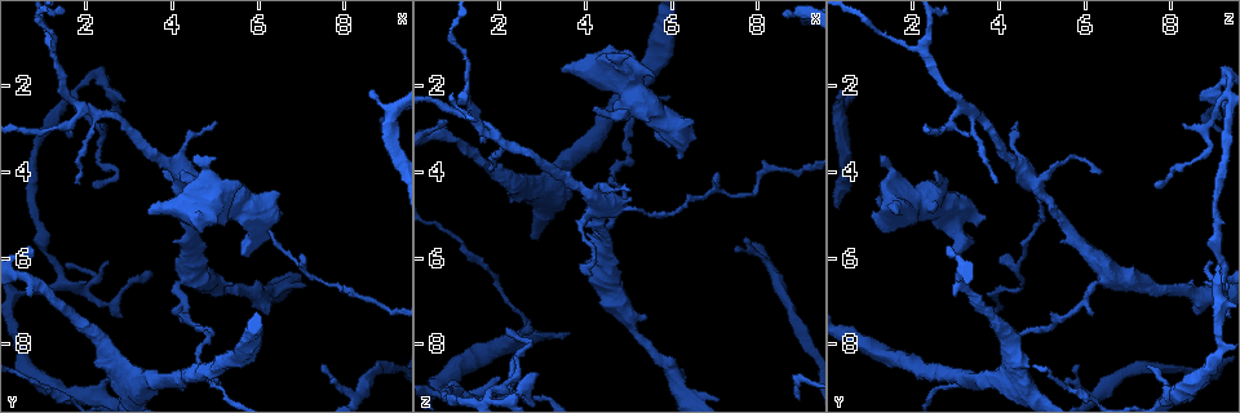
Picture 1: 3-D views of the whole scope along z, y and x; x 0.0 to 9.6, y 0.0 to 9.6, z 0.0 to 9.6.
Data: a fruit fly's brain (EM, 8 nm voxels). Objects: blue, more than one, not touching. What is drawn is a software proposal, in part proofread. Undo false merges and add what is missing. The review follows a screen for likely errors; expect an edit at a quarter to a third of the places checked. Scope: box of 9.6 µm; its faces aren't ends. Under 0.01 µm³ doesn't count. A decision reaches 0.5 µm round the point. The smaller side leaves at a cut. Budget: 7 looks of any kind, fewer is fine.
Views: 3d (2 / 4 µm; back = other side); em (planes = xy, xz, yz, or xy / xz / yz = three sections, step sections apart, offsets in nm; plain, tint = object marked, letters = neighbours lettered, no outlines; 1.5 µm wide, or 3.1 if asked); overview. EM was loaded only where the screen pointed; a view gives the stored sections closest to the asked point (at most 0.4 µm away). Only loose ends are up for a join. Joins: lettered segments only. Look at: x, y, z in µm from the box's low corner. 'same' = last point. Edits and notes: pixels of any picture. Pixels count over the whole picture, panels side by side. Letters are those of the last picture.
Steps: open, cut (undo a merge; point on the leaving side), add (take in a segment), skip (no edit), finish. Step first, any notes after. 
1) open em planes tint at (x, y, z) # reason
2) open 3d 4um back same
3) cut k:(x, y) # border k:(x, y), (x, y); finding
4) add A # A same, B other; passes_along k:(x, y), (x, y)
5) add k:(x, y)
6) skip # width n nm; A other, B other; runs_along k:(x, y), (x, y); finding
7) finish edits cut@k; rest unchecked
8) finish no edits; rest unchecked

open 3d 2um at (3.35, 5.00, 1.70) # an open end

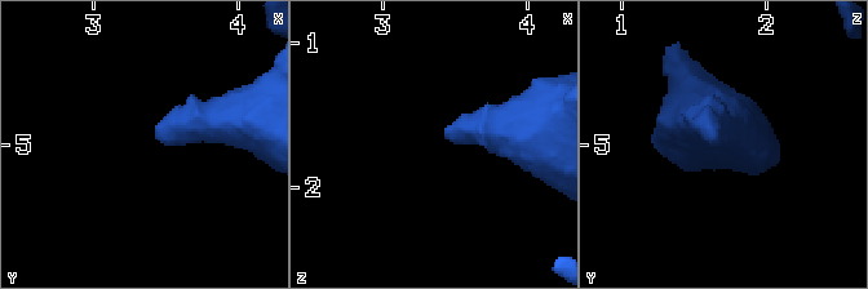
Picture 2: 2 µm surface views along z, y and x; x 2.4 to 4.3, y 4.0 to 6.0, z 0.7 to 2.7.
open em yz step 4 letters at (3.42, 4.98, 1.66) # need the tissue

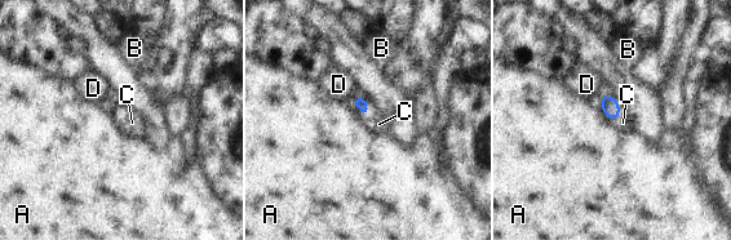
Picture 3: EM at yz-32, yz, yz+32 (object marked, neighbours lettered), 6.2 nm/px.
open em planes letters same # cut it another way

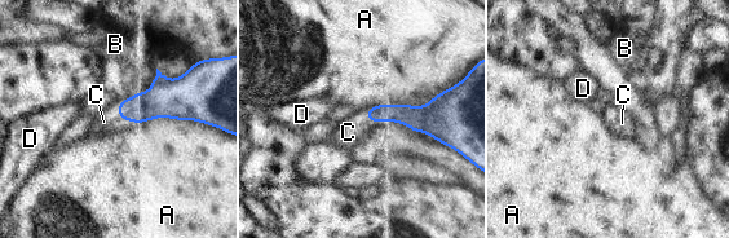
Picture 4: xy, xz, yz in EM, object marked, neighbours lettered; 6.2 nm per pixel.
add C # A other, B other, C same, D other; passes_along 4:(157, 102), (119, 115), (104, 122); it goes on there

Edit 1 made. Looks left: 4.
open overview

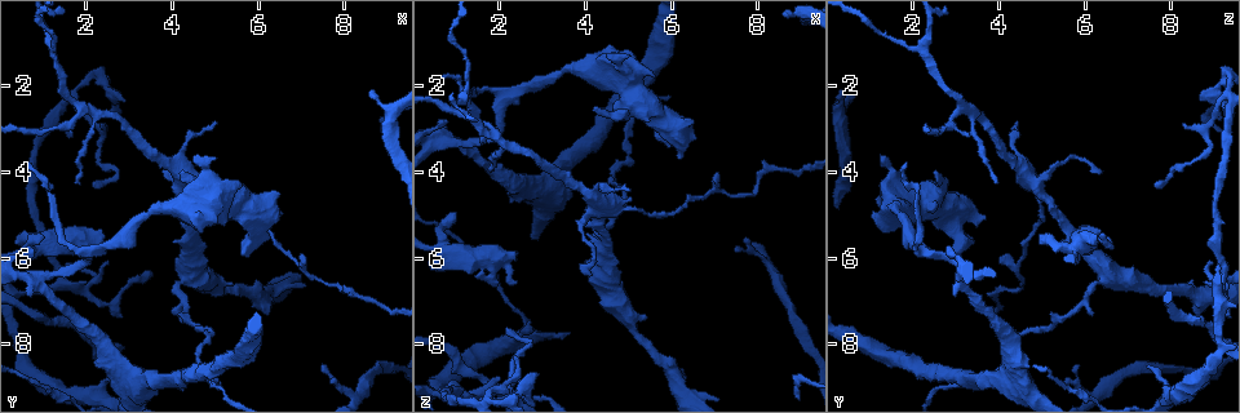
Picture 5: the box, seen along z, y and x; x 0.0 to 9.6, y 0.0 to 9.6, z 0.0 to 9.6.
open em xy step 4 tint at (2.70, 8.55, 7.40) # tapers out

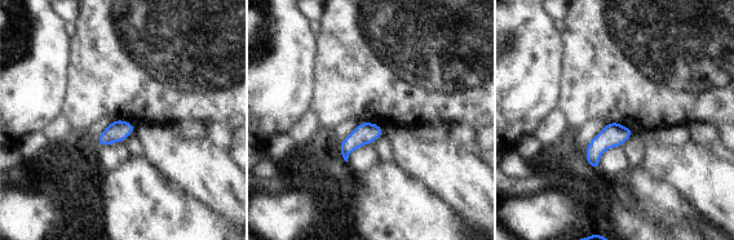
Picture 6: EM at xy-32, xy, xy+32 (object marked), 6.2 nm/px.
open em planes letters same # another direction

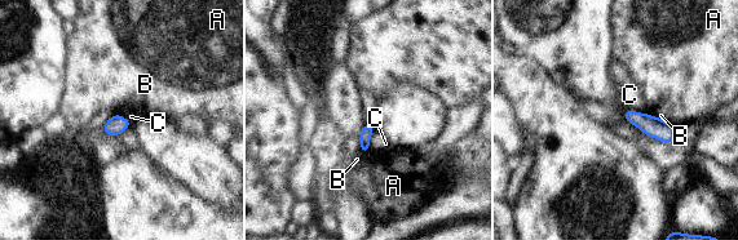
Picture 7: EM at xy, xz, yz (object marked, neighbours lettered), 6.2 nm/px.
skip # width 80 nm; A other, B other, C other; border 7:(375, 130), (370, 138), (370, 150); none of them fits

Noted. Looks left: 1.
finish edits add@4; rest unchecked

